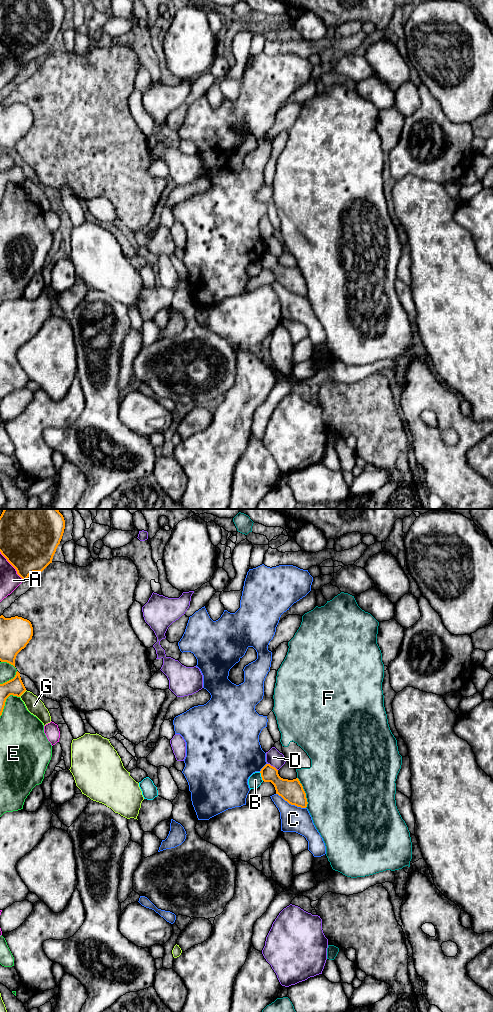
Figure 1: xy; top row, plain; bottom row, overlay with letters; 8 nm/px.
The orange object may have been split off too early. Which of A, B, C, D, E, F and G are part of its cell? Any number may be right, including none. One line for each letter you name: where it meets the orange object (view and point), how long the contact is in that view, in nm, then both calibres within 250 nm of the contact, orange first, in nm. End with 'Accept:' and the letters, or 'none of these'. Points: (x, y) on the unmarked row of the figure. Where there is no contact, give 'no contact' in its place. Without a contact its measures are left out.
Accept: none of these

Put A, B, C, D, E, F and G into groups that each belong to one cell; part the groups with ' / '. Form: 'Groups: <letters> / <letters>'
Groups: A / B / C / D / E / F / G

